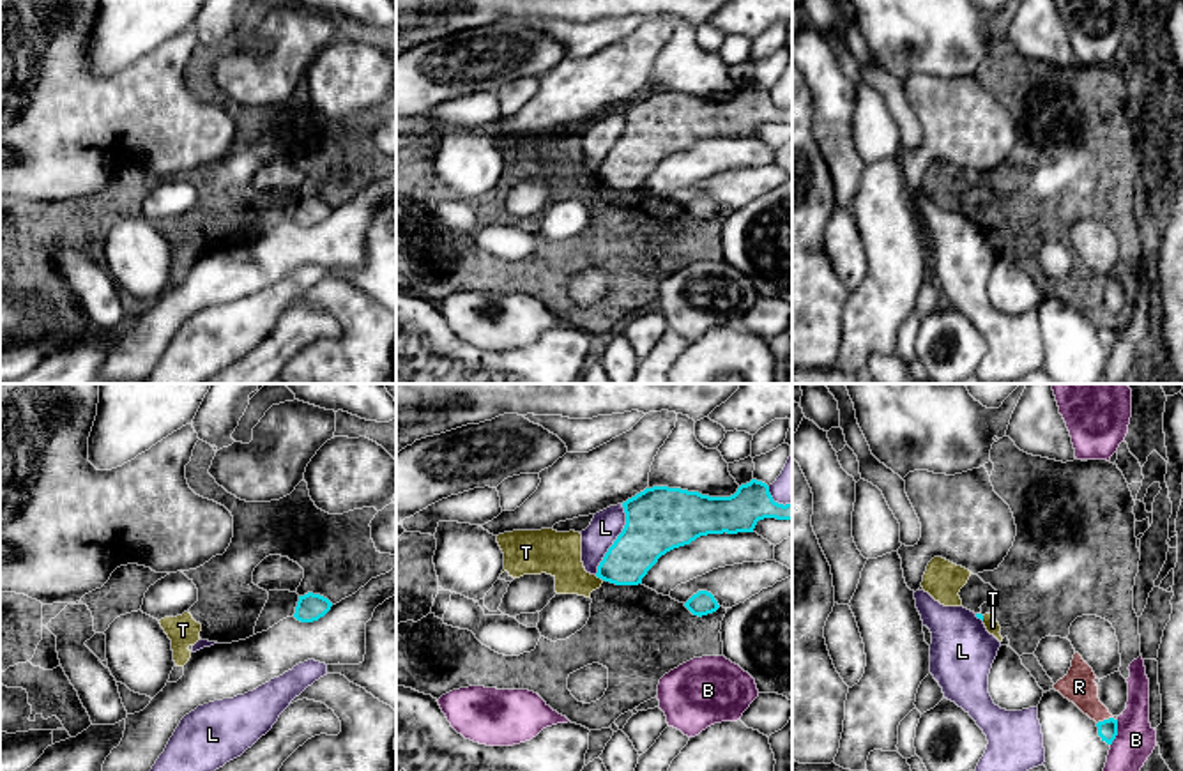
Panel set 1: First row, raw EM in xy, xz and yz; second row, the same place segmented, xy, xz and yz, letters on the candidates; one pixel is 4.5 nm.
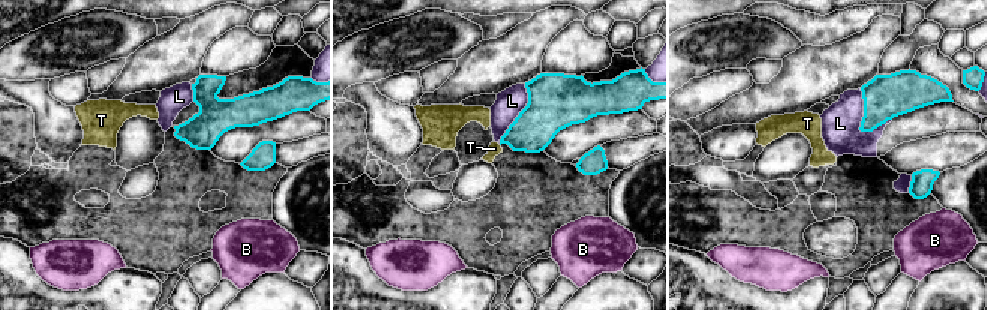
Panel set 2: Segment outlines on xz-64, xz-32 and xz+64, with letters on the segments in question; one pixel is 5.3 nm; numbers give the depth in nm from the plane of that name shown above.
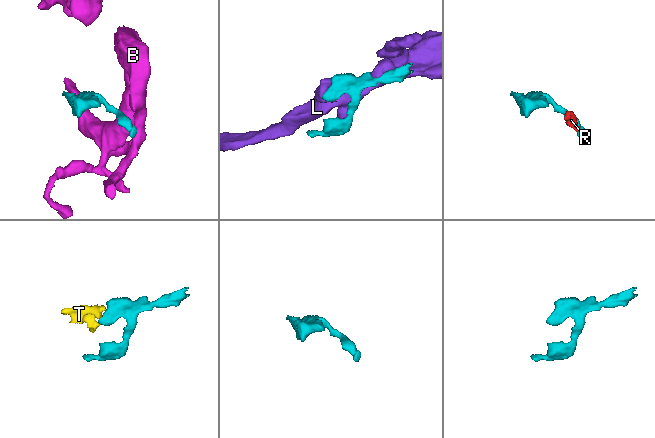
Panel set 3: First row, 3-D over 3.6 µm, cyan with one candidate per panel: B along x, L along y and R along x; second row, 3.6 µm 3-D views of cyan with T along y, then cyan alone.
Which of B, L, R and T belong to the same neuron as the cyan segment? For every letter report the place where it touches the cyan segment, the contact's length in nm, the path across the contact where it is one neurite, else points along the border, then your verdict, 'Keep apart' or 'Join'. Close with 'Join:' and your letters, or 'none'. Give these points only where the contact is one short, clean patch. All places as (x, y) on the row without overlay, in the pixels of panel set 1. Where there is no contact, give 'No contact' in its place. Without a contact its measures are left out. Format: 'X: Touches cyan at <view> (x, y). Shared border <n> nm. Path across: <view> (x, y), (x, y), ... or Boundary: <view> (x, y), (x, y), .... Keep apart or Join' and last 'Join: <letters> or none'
B: Touches cyan at yz (1116, 336). Shared border 120 nm. Keep apart
L: Touches cyan at xz (616, 144). Shared border 340 nm. Keep apart
R: Touches cyan at yz (1104, 324). Shared border 80 nm. Boundary: yz (1111, 320), (1097, 328). Keep apart
T: Touches cyan at xz (598, 181). Shared border 50 nm. Boundary: xz (595, 179), (602, 184). Keep apart
Join: none

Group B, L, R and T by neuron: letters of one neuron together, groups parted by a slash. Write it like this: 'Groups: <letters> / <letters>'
Groups: B / L / R T

